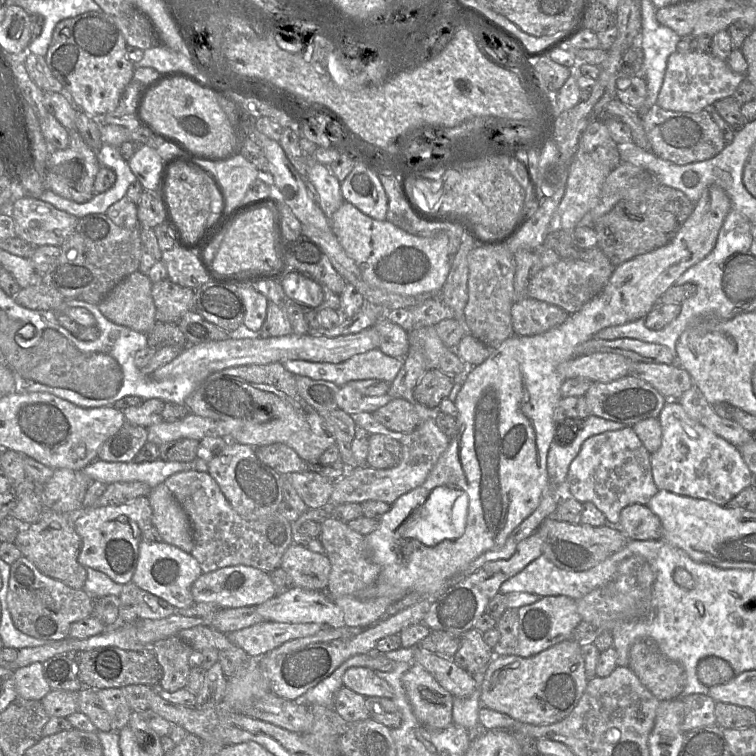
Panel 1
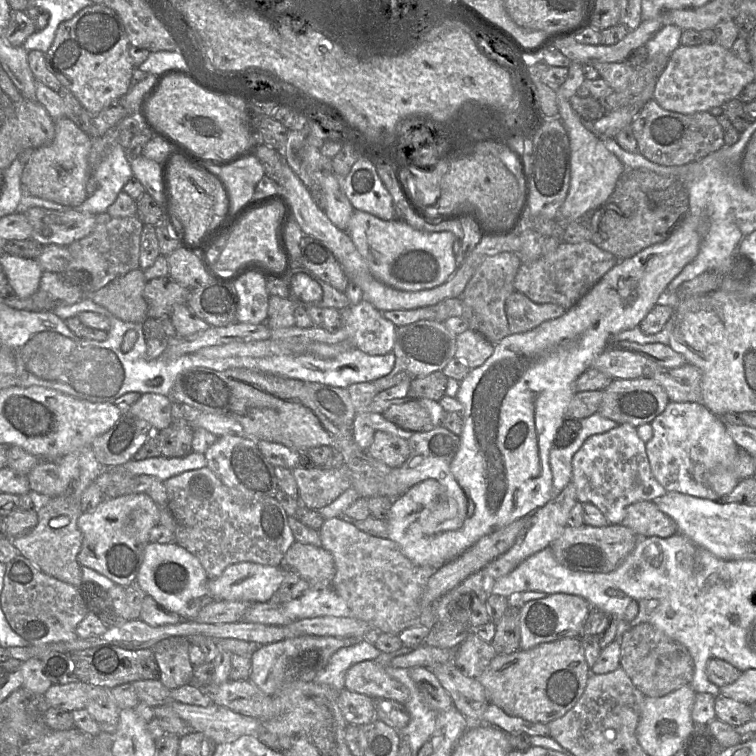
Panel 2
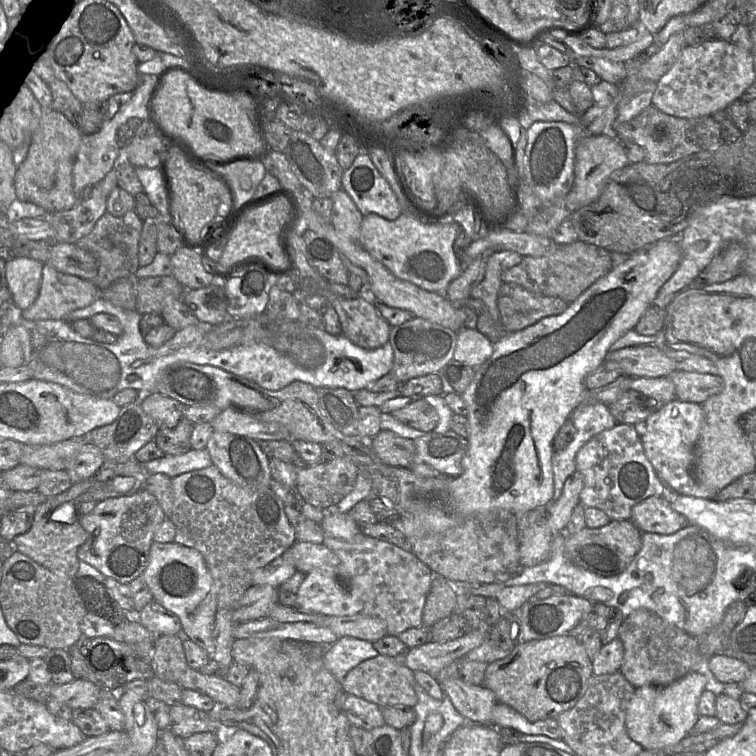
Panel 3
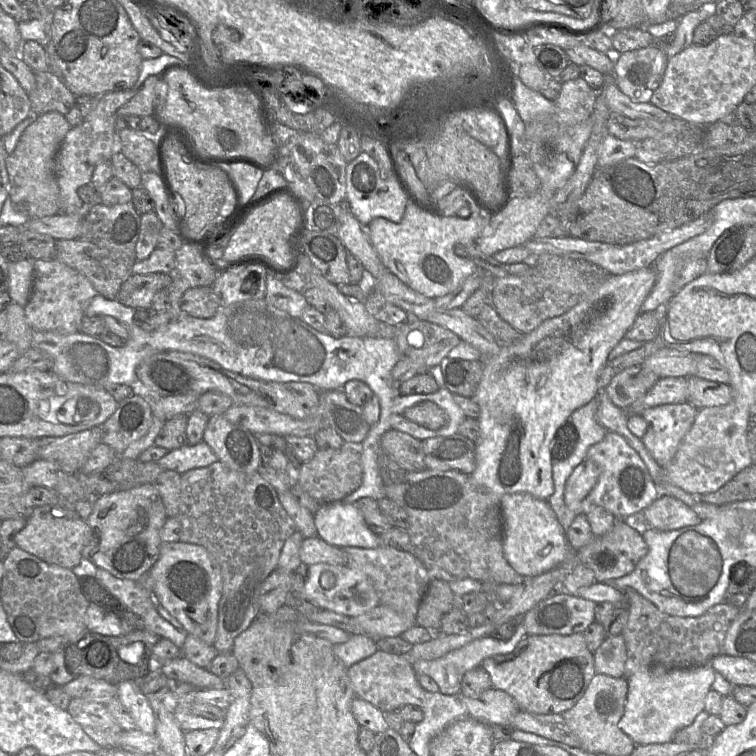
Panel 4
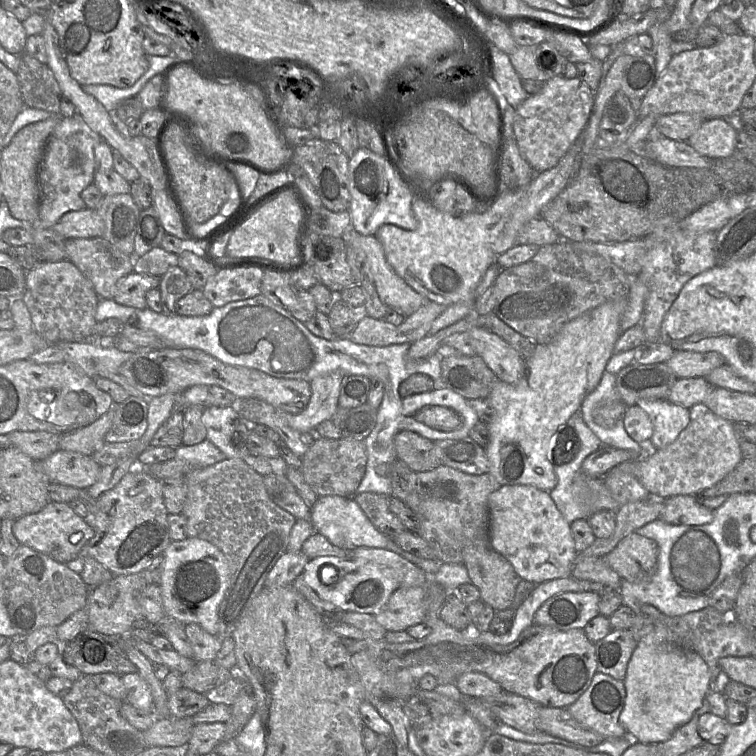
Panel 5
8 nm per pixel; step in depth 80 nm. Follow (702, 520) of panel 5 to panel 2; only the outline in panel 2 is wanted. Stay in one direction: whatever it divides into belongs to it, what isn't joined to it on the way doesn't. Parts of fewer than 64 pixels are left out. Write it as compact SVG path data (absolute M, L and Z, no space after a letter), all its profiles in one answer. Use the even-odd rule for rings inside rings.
M639 501L627 506L621 524L638 537L667 538L678 533L676 522L661 511L655 501Z

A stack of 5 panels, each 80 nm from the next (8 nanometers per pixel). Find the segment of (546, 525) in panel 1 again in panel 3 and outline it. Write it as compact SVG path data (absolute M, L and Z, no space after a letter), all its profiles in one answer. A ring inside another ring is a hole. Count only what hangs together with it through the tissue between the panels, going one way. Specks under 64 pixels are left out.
M611 520L600 528L586 526L575 534L566 534L564 542L565 555L572 564L604 577L616 576L625 571L641 546L642 532L631 520Z

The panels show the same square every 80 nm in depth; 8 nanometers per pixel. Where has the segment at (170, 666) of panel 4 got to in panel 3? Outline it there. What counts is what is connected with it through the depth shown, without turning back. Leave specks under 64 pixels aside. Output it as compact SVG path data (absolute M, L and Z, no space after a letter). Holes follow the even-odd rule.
M188 668L178 679L178 683L184 689L198 691L216 704L236 709L240 698L240 687L236 687L228 682L224 677L206 675L198 669Z

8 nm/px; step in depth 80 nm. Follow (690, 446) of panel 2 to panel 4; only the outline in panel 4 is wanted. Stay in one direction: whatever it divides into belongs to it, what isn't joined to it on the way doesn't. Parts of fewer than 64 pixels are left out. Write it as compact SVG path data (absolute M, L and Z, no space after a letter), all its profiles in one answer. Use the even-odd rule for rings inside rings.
M686 401L662 404L647 408L642 412L642 416L647 422L647 430L641 441L662 468L668 466L675 457L681 442L694 424L698 410L692 403Z

